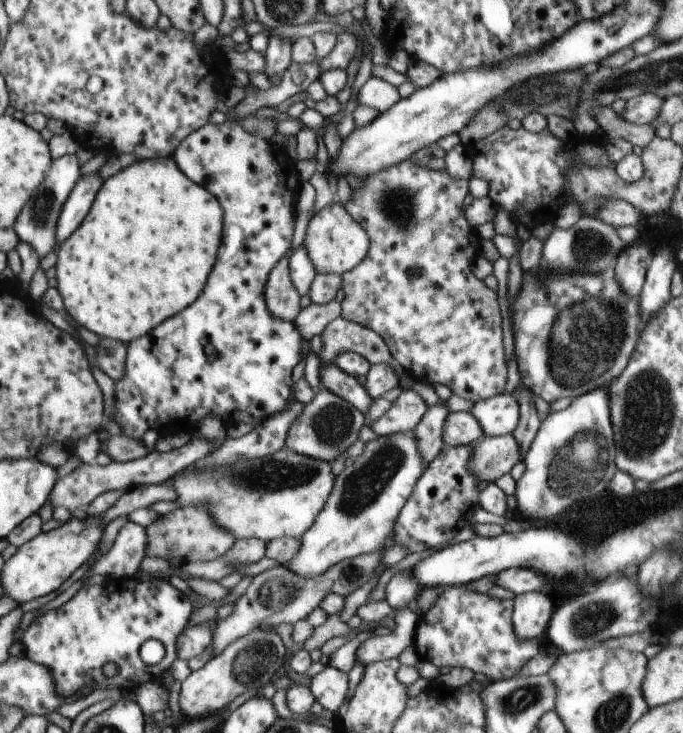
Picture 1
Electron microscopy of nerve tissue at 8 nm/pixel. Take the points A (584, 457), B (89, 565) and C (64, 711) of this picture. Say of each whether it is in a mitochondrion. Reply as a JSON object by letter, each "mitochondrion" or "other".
{"A":"mitochondrion","B":"other","C":"other"}

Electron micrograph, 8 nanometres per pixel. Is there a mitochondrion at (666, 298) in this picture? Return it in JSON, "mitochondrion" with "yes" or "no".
{"mitochondrion":"no"}

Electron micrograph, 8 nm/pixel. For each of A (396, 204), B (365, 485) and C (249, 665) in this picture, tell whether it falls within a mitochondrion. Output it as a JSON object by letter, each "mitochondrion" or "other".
{"A":"mitochondrion","B":"mitochondrion","C":"mitochondrion"}

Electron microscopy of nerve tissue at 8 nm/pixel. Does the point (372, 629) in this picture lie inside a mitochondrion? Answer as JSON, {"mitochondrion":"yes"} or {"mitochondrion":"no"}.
{"mitochondrion":"no"}

